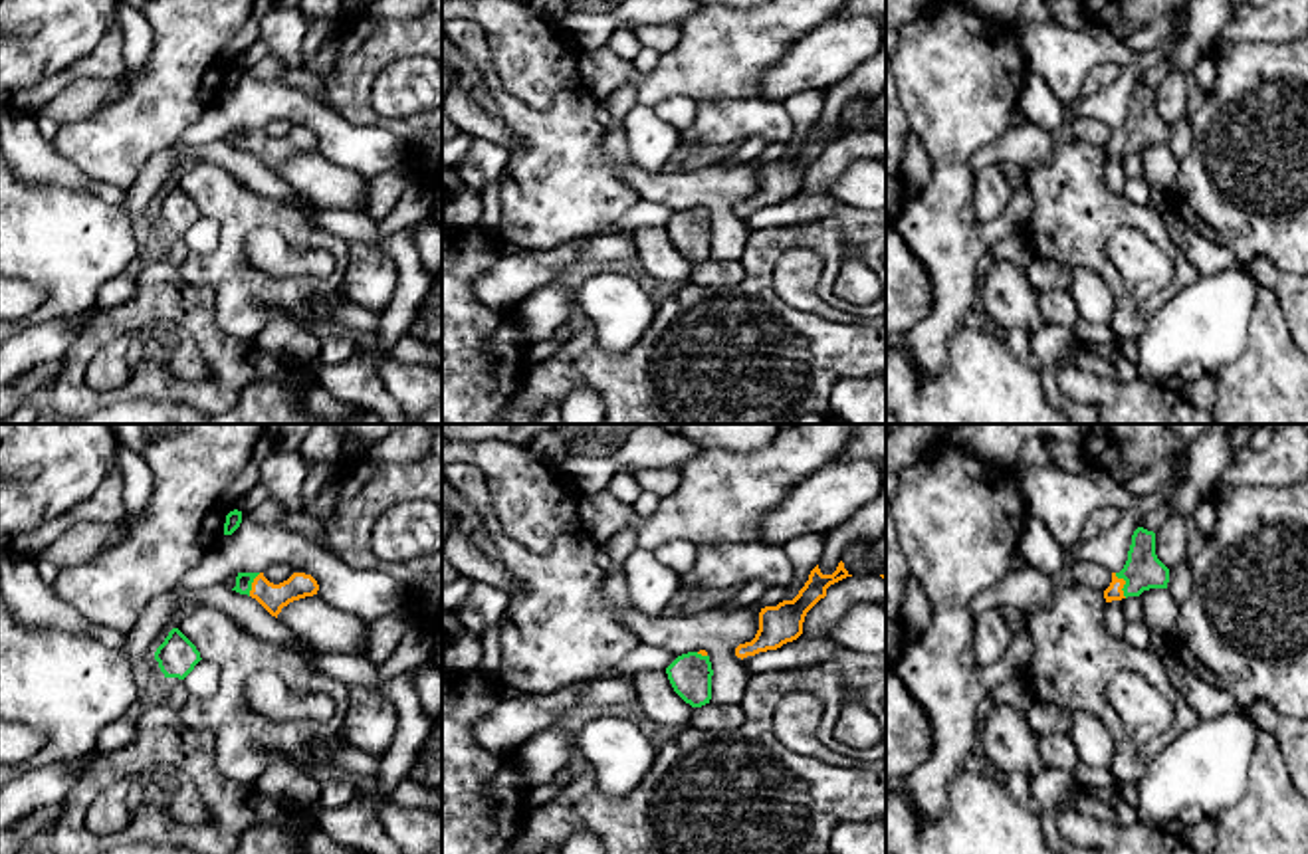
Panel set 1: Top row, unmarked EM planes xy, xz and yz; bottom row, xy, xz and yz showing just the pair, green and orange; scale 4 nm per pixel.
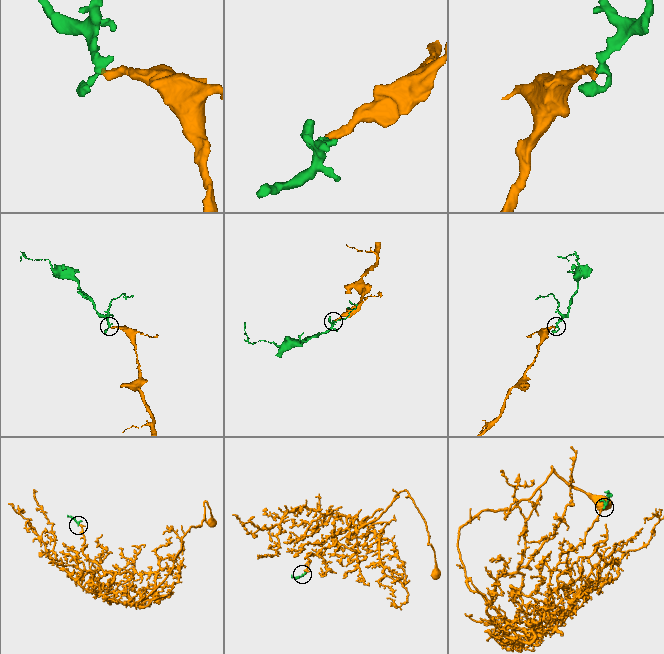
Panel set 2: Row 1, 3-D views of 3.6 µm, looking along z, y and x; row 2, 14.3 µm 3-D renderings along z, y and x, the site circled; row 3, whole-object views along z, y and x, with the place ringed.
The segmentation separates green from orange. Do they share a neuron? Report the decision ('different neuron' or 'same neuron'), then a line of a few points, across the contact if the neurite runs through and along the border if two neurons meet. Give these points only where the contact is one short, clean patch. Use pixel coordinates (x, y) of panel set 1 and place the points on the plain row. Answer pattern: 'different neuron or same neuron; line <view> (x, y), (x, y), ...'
same neuron; line yz (1142, 127), (1124, 141), (1114, 147)

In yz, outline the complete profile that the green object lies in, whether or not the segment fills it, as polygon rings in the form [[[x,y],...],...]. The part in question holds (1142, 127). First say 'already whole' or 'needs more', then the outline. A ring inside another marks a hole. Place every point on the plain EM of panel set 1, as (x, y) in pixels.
needs more | [[[1138,83],[1132,91],[1128,117],[1104,147],[1106,159],[1140,153],[1149,145],[1167,145],[1169,125],[1155,111],[1155,89]]]

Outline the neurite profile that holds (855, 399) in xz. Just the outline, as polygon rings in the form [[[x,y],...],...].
[[[846,376],[830,390],[832,418],[848,424],[886,424],[886,376]]]

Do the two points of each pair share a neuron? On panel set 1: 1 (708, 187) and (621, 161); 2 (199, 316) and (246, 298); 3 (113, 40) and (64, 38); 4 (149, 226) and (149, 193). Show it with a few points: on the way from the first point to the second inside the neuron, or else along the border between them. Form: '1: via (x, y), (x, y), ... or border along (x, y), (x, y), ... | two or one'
1: via (686, 187), (651, 187), (643, 181) | one
2: border along (215, 310), (215, 321), (226, 333) | two
3: border along (113, 24), (86, 56), (62, 70) | two
4: border along (153, 211), (139, 226) | two

